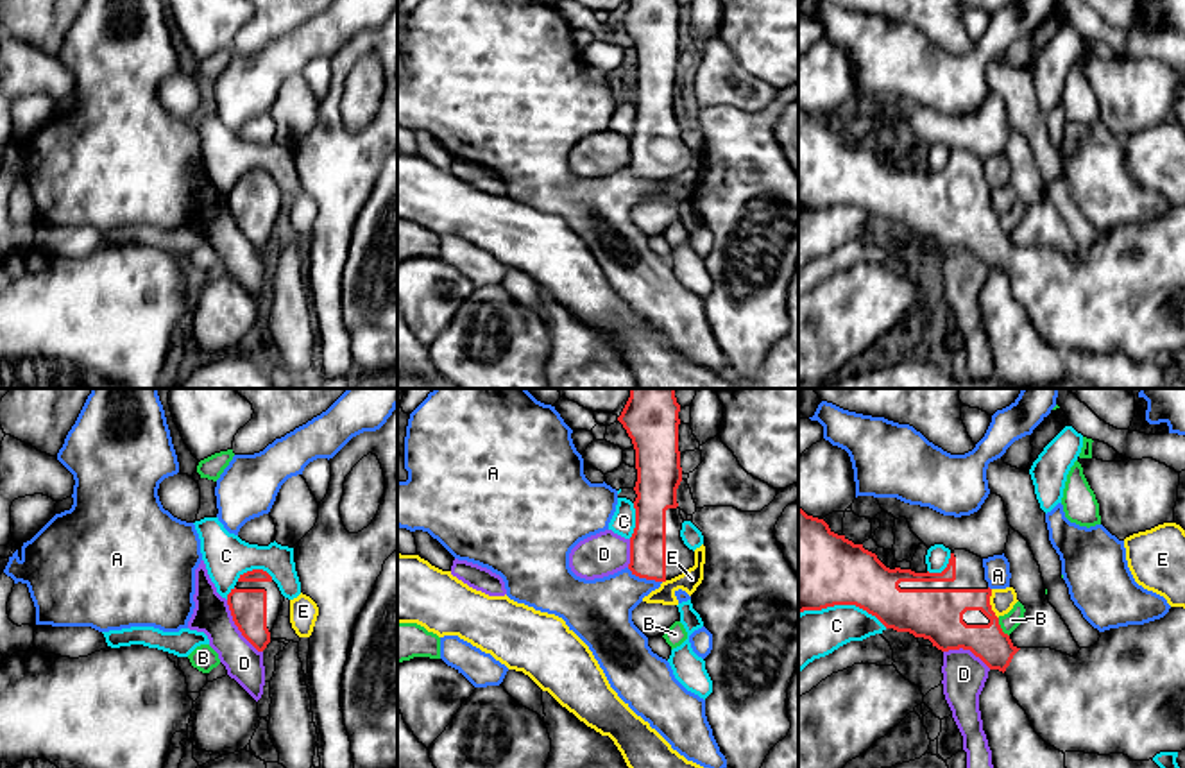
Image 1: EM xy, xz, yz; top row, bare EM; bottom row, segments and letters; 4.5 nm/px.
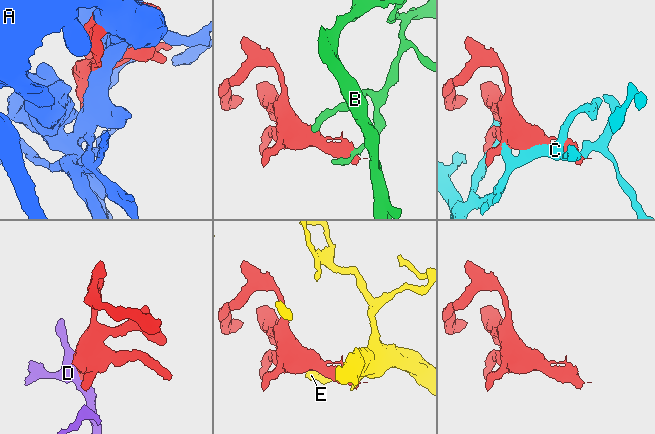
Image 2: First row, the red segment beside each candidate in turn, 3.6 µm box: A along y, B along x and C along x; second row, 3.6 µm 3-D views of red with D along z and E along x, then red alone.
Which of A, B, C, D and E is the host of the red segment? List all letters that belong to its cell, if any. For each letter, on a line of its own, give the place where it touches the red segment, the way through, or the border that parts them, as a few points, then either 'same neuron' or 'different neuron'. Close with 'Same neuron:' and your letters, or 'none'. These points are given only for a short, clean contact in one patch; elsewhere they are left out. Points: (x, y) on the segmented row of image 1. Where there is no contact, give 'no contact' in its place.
A: meets red in xz at (645, 577); different neuron
B: meets red in yz at (999, 627); border along yz (997, 618), (997, 623), (1008, 636); different neuron
C: meets red in yz at (843, 604); different neuron
D: meets red in xy at (237, 625); border along xy (226, 600), (237, 629), (262, 652); different neuron
E: meets red in yz at (988, 604); border along yz (990, 589), (990, 609), (997, 618); different neuron
Same neuron: none

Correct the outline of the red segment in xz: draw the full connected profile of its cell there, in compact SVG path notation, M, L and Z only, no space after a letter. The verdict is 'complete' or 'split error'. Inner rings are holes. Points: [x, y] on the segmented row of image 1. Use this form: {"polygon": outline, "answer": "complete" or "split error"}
{"polygon": "M630 388L618 417L635 449L635 528L630 537L632 575L666 582L695 566L682 537L677 489L682 482L675 388Z", "answer": "split error"}

